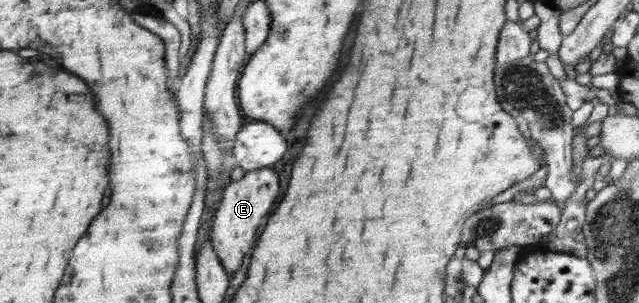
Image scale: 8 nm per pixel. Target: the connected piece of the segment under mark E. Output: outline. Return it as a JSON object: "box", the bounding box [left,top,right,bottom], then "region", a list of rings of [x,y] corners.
{"box":[210,167,280,277],"region":[[[266,167],[246,172],[240,180],[232,180],[224,187],[221,200],[211,226],[210,244],[213,244],[217,258],[223,268],[234,277],[234,271],[240,269],[246,253],[250,253],[256,245],[258,235],[262,233],[268,217],[272,215],[274,203],[280,195],[276,171]]]}

